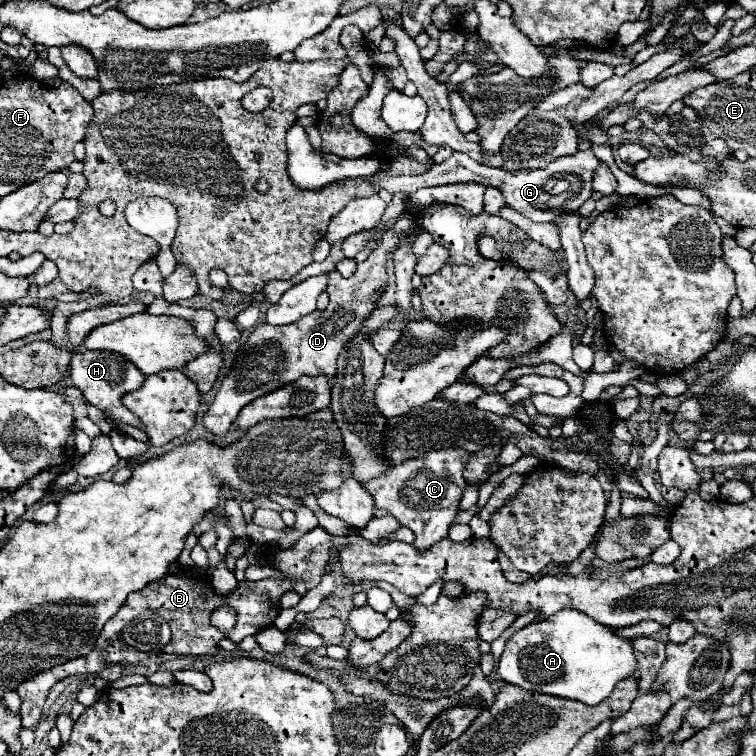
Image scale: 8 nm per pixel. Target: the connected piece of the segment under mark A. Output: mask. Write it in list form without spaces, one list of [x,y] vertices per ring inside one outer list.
[[[564,609],[550,619],[534,621],[514,633],[510,641],[506,643],[506,649],[500,657],[500,663],[496,667],[496,673],[512,685],[520,685],[526,691],[536,691],[536,693],[548,693],[554,697],[566,697],[574,701],[582,701],[586,705],[598,705],[604,701],[612,689],[616,687],[618,681],[624,681],[632,677],[638,669],[638,659],[634,653],[634,643],[632,639],[620,637],[612,627],[600,625],[598,621],[592,621],[588,615],[574,611],[574,609]]]

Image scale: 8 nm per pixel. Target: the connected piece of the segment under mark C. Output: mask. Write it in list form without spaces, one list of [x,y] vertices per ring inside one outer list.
[[[454,447],[428,451],[420,457],[402,461],[398,467],[388,469],[384,477],[376,477],[376,481],[368,481],[368,485],[362,487],[372,495],[376,507],[386,509],[404,527],[414,531],[414,545],[422,551],[428,549],[432,543],[444,539],[454,517],[458,515],[462,493],[468,487],[468,483],[464,481],[468,457],[472,457],[472,453]]]

